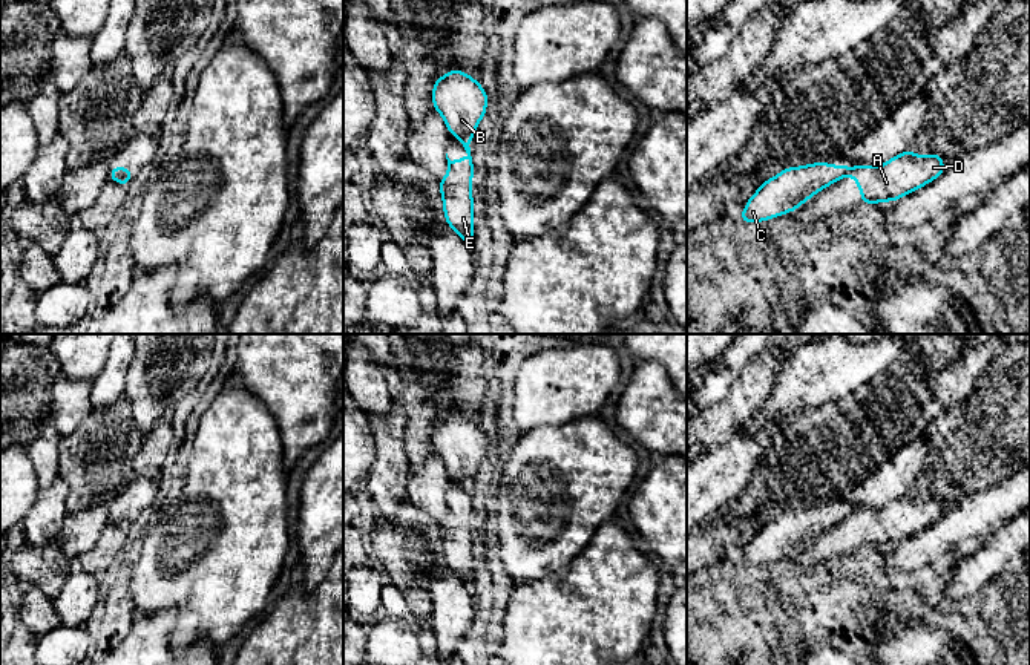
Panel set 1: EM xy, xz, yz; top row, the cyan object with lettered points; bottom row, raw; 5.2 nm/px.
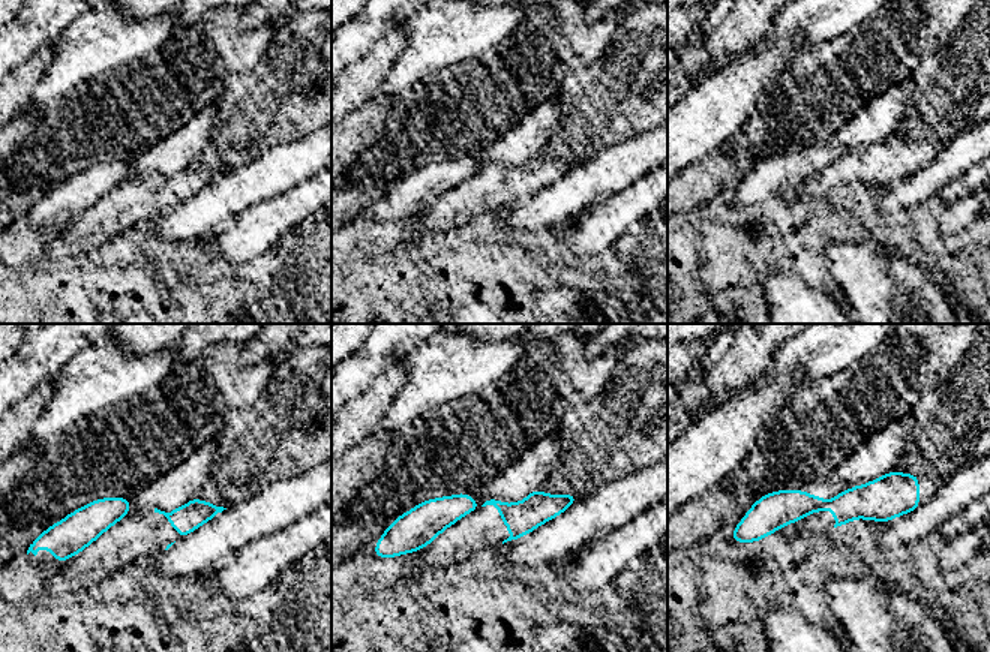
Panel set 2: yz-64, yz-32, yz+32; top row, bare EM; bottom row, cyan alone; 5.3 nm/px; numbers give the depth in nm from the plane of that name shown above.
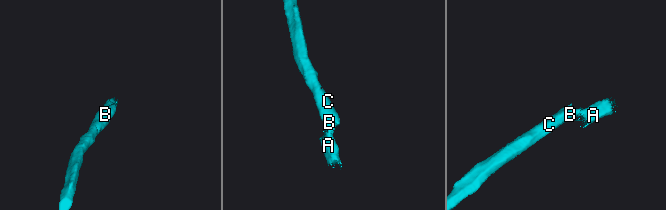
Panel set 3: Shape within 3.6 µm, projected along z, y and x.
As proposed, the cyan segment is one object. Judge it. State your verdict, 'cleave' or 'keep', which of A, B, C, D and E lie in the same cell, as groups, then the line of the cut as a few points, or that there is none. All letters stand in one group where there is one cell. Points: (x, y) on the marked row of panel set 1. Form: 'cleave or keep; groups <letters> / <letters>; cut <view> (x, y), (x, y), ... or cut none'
cleave; groups A D E / B C; cut yz (849, 169), (839, 178)

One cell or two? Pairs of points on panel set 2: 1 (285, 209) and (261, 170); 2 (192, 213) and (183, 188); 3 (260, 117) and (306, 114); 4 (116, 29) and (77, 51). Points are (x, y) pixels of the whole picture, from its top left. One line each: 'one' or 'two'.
1: two
2: two
3: one
4: one

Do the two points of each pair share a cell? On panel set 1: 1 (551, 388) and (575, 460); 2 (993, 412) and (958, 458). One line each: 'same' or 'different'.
1: different
2: same

